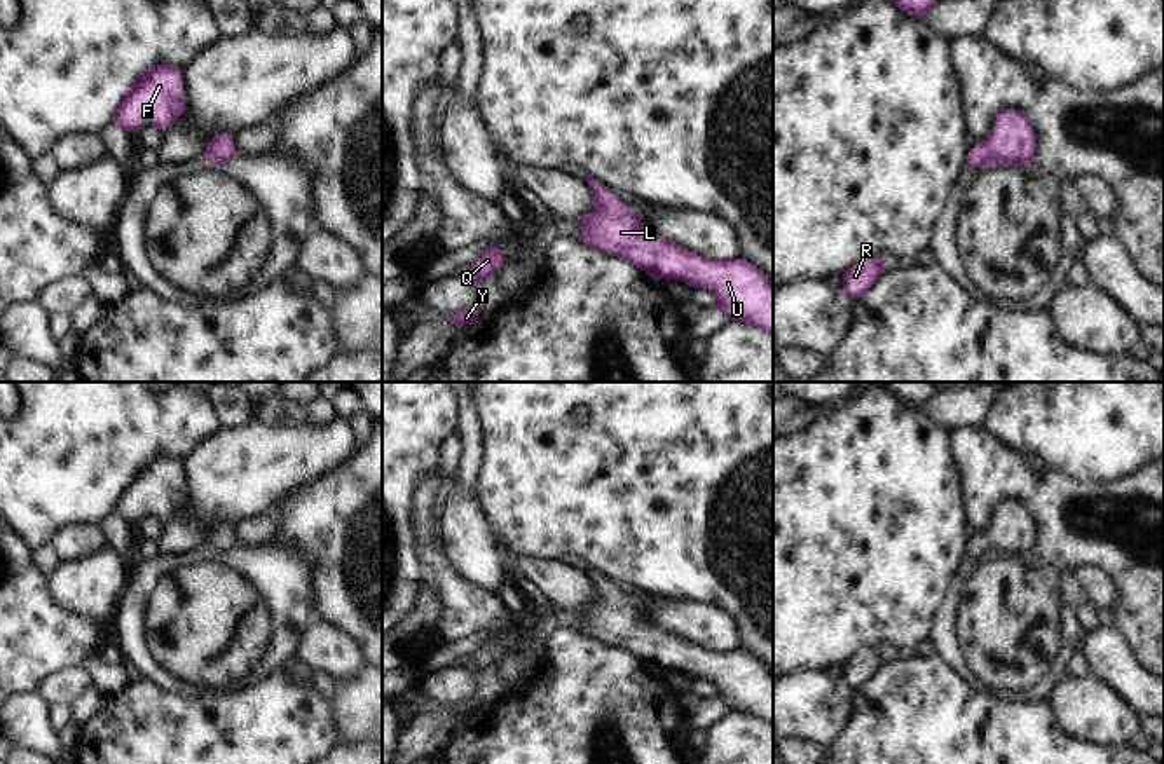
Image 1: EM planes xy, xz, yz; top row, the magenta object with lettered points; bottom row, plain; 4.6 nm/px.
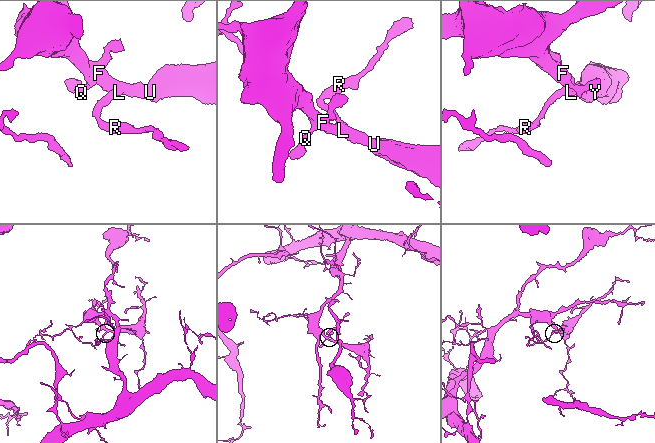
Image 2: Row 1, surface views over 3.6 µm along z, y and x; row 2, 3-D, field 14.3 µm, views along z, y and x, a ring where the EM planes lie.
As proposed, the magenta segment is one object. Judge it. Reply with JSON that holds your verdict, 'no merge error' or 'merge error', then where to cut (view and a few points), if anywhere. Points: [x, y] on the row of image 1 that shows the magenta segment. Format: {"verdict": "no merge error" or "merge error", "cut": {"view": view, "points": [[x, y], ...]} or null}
{"verdict": "no merge error", "cut": null}

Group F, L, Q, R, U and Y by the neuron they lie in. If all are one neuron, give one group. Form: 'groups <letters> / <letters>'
groups F L Q R U Y

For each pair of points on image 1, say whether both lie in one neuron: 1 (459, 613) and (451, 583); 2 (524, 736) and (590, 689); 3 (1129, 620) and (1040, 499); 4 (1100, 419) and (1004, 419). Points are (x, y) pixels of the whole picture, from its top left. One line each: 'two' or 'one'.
1: one
2: one
3: one
4: one

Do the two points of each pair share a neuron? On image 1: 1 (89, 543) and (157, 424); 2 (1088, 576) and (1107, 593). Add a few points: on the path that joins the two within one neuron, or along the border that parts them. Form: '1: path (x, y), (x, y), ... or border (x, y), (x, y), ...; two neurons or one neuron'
1: border (95, 525), (67, 524), (54, 532); two neurons
2: path (1093, 579), (1102, 588); one neuron

